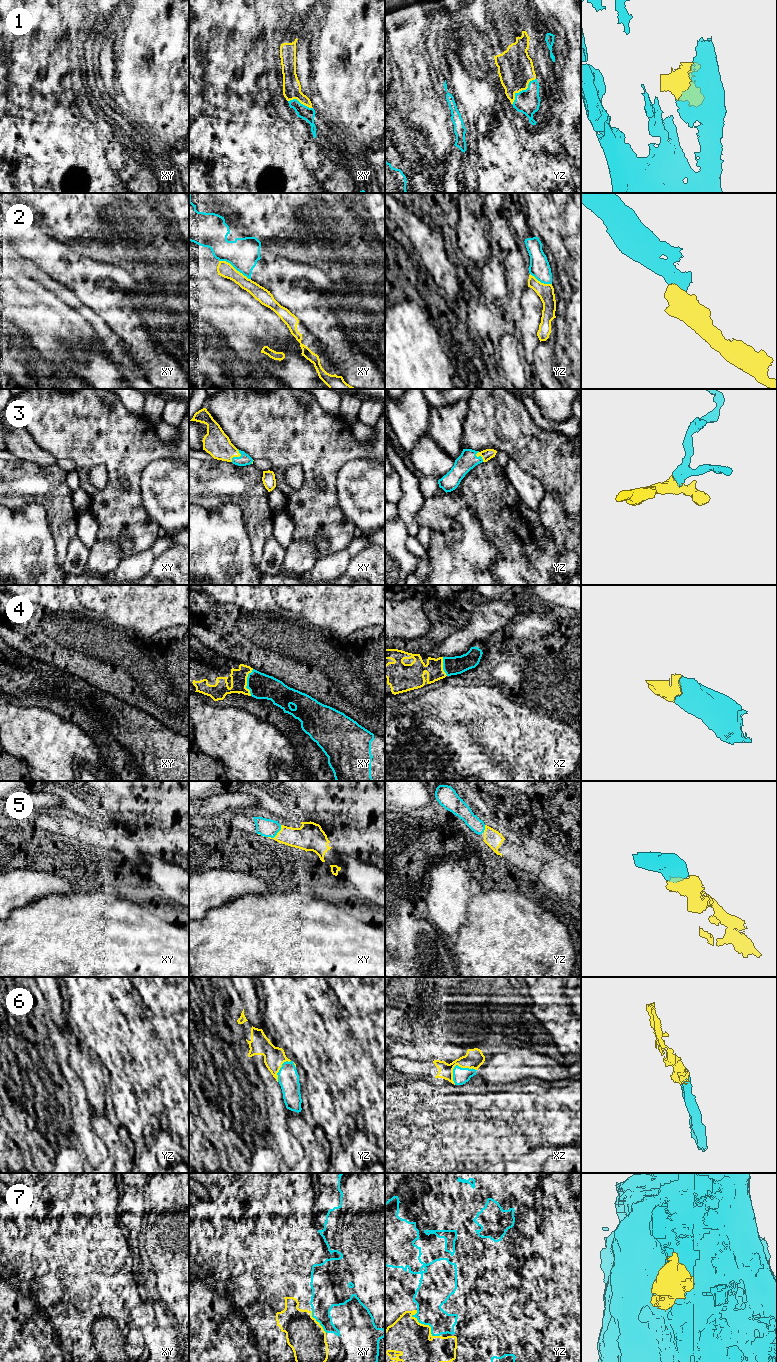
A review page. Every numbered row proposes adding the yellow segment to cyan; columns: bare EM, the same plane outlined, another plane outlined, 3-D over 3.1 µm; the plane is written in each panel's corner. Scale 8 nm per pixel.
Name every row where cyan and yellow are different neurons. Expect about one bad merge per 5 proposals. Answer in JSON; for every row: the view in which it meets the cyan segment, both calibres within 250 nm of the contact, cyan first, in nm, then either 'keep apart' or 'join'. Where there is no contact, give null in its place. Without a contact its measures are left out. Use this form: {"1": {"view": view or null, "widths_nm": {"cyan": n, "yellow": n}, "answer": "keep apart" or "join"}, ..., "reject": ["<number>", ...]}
{"1": {"view": "yz", "widths_nm": {"cyan": 190, "yellow": 280}, "answer": "join"}, "2": {"view": "xy", "widths_nm": {"cyan": 260, "yellow": 120}, "answer": "keep apart"}, "3": {"view": "xy", "widths_nm": {"cyan": 90, "yellow": 200}, "answer": "join"}, "4": {"view": "xy", "widths_nm": {"cyan": 200, "yellow": 130}, "answer": "join"}, "5": {"view": "xy", "widths_nm": {"cyan": 140, "yellow": 200}, "answer": "join"}, "6": {"view": "xz", "widths_nm": {"cyan": 130, "yellow": 160}, "answer": "join"}, "7": {"view": "yz", "widths_nm": {"cyan": 240, "yellow": 300}, "answer": "keep apart"}, "reject": ["2", "7"]}

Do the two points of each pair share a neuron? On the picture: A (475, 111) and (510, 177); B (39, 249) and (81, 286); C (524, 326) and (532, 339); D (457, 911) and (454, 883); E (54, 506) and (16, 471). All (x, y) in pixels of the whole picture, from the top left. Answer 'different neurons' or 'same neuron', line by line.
A: same neuron
B: same neuron
C: same neuron
D: same neuron
E: same neuron

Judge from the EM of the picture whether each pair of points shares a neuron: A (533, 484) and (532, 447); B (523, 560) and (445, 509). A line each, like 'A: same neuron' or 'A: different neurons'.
A: different neurons
B: same neuron

